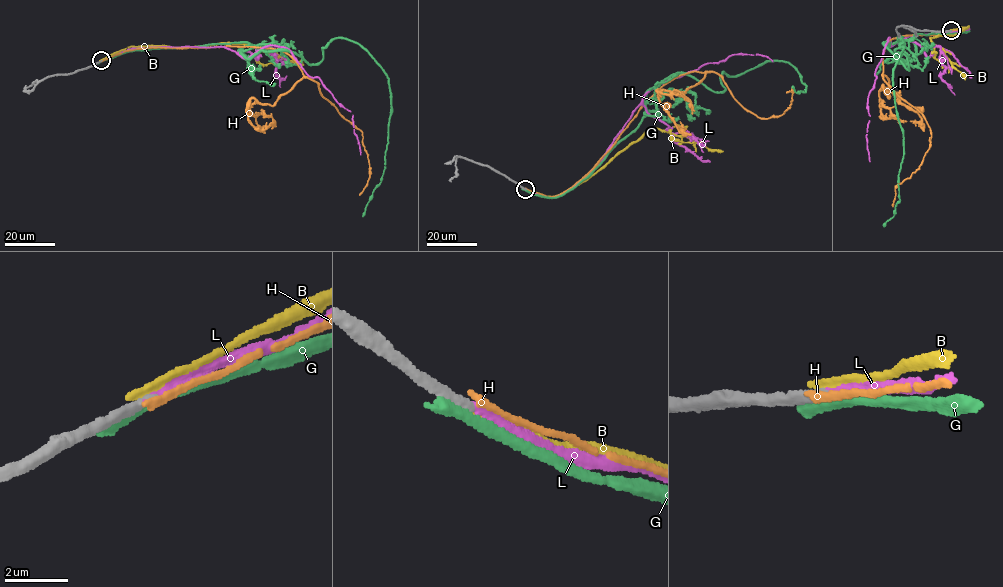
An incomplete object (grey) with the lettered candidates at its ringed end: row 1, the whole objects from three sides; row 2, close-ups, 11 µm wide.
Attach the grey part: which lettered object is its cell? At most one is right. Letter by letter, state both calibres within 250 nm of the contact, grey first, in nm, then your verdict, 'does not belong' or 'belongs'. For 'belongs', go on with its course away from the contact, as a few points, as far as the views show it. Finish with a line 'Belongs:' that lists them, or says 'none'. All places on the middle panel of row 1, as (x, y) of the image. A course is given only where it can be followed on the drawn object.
B: calibres 340 and 360 nm; does not belong
G: calibres 320 and 440 nm; does not belong
H: calibres 280 and 280 nm; does not belong
L: calibres 320 and 240 nm; belongs; course (525, 189), (549, 197), (574, 187), (606, 152), (642, 97), (666, 80), (733, 54), (761, 55), (773, 61)
Belongs: L

